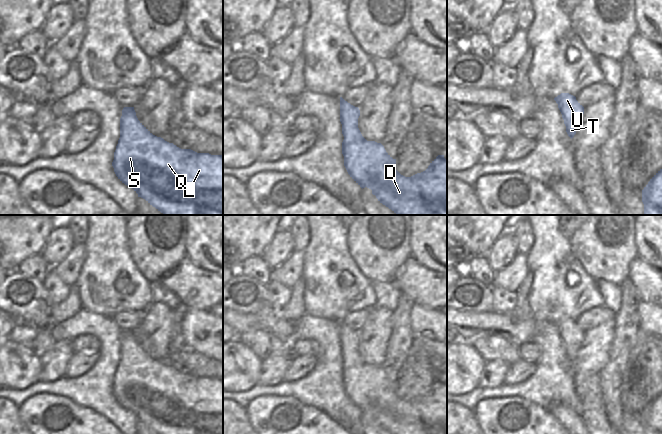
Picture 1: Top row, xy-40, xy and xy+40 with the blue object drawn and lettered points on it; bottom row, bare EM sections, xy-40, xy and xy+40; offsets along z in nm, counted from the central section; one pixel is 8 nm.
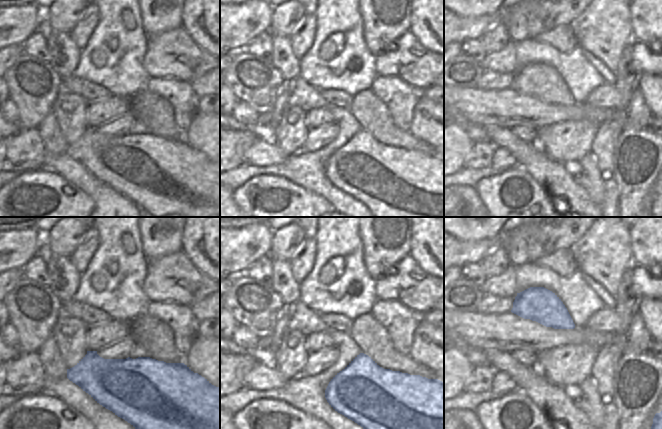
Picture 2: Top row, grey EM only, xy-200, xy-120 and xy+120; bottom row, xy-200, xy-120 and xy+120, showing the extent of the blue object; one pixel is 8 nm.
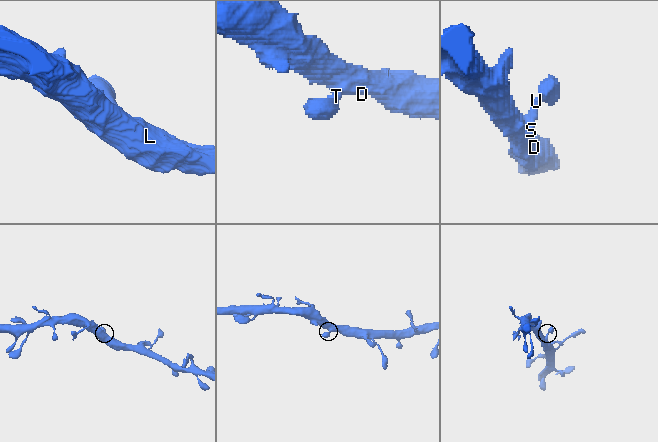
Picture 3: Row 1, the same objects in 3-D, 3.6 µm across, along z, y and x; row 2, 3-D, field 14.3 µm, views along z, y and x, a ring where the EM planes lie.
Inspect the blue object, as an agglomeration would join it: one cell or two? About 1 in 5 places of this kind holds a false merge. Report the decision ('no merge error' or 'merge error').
no merge error

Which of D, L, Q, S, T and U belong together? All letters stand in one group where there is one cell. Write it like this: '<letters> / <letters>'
D L Q S T U

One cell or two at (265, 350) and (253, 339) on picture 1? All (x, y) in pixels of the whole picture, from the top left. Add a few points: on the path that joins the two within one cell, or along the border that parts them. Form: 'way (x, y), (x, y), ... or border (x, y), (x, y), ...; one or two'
way (262, 347), (256, 341); one

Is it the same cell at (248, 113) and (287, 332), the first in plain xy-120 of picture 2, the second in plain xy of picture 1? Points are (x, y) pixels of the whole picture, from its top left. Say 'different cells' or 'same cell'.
different cells

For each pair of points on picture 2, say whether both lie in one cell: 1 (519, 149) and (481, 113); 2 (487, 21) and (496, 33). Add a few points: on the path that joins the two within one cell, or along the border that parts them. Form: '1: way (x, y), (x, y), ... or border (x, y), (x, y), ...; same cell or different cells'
1: border (484, 126), (507, 126), (510, 129); different cells
2: border (504, 20), (494, 24), (480, 38); different cells

